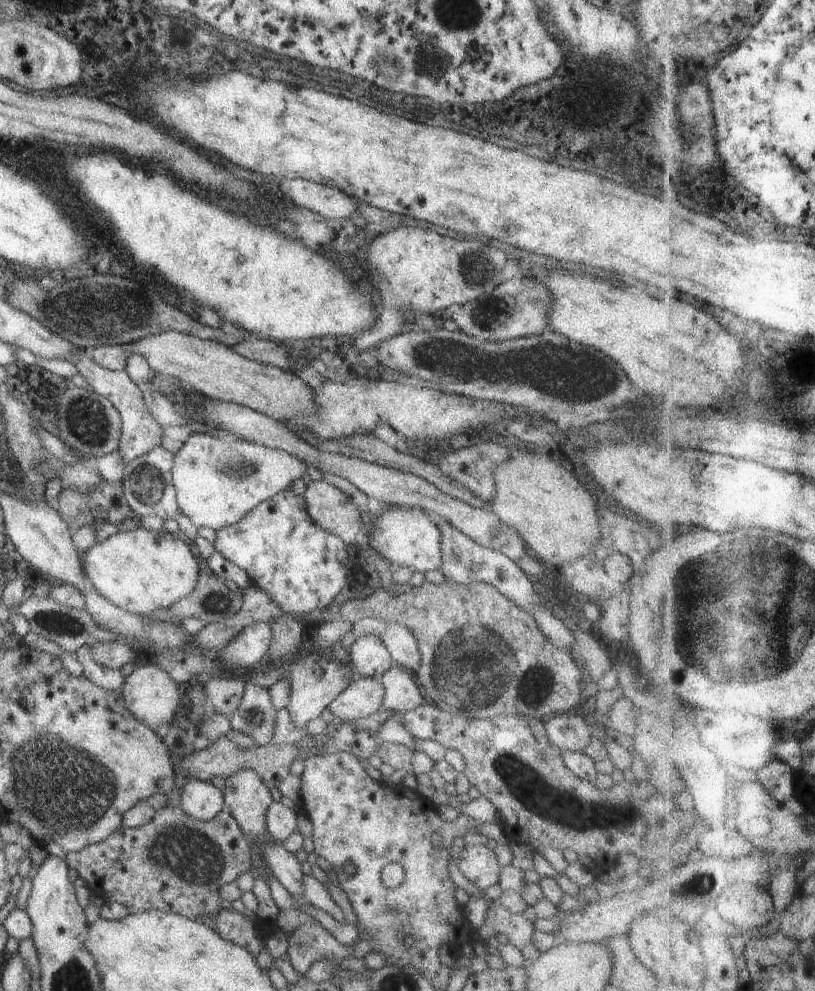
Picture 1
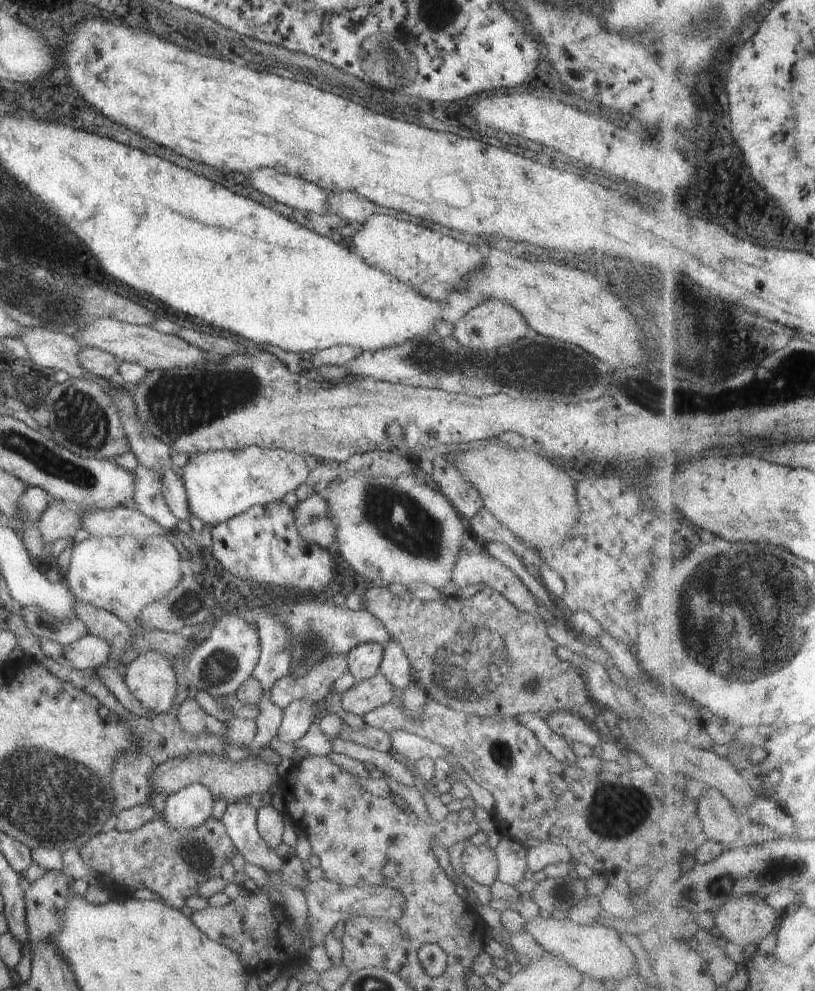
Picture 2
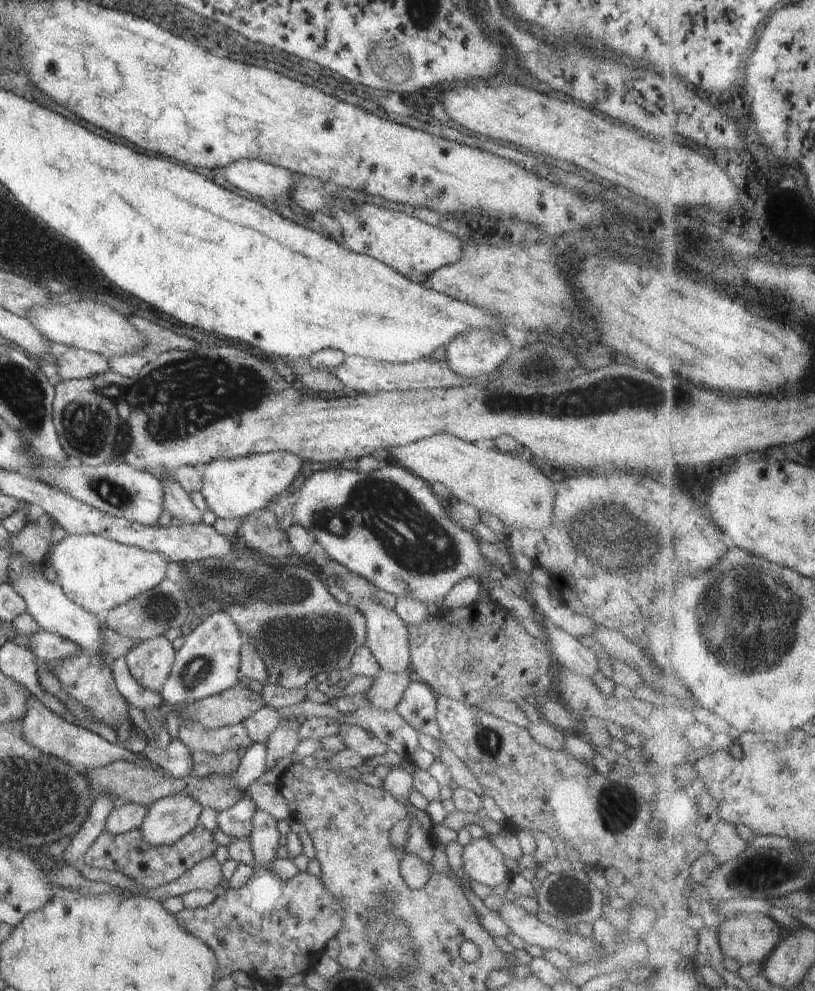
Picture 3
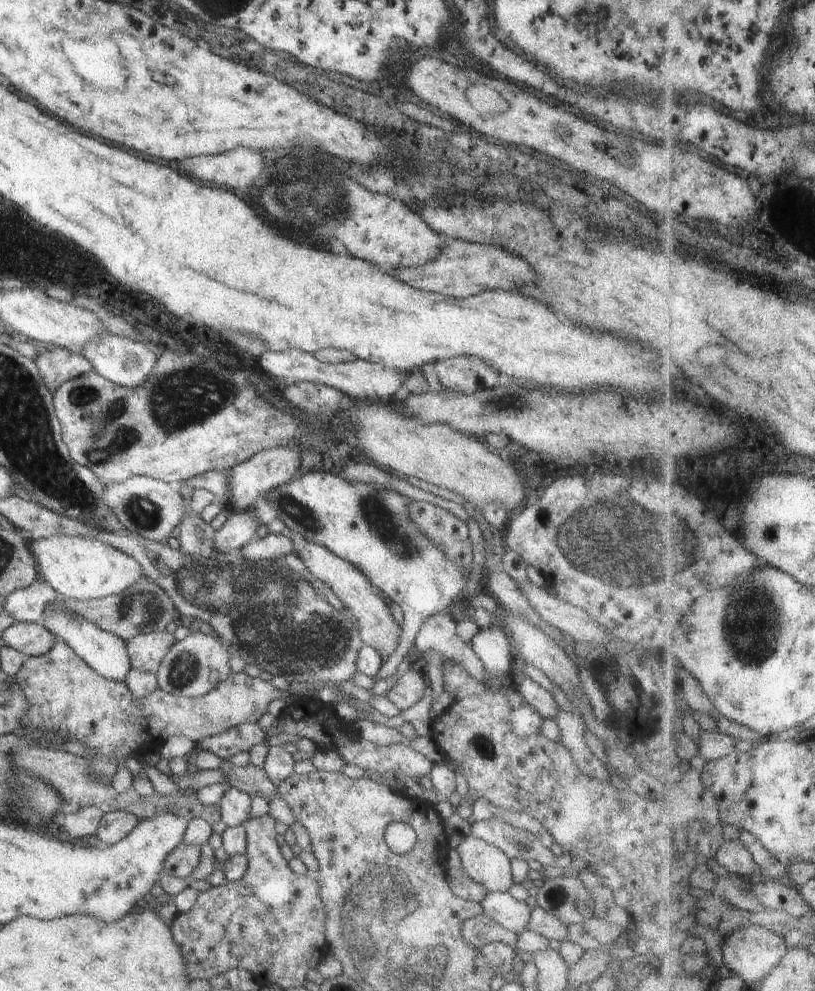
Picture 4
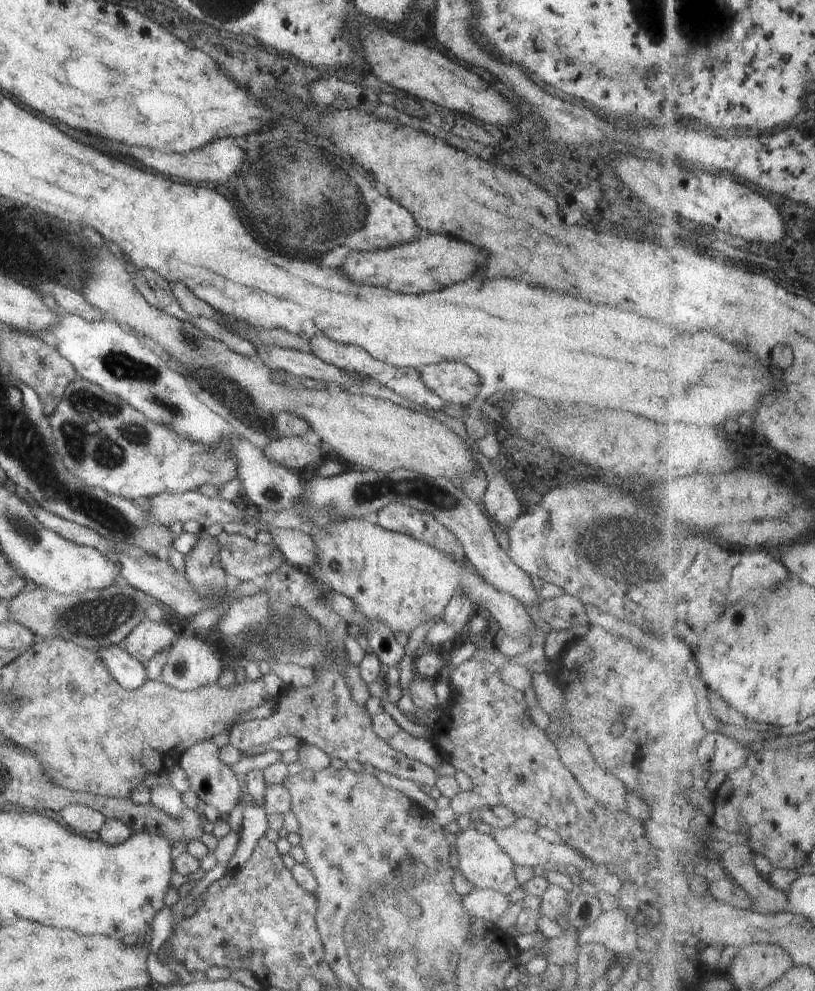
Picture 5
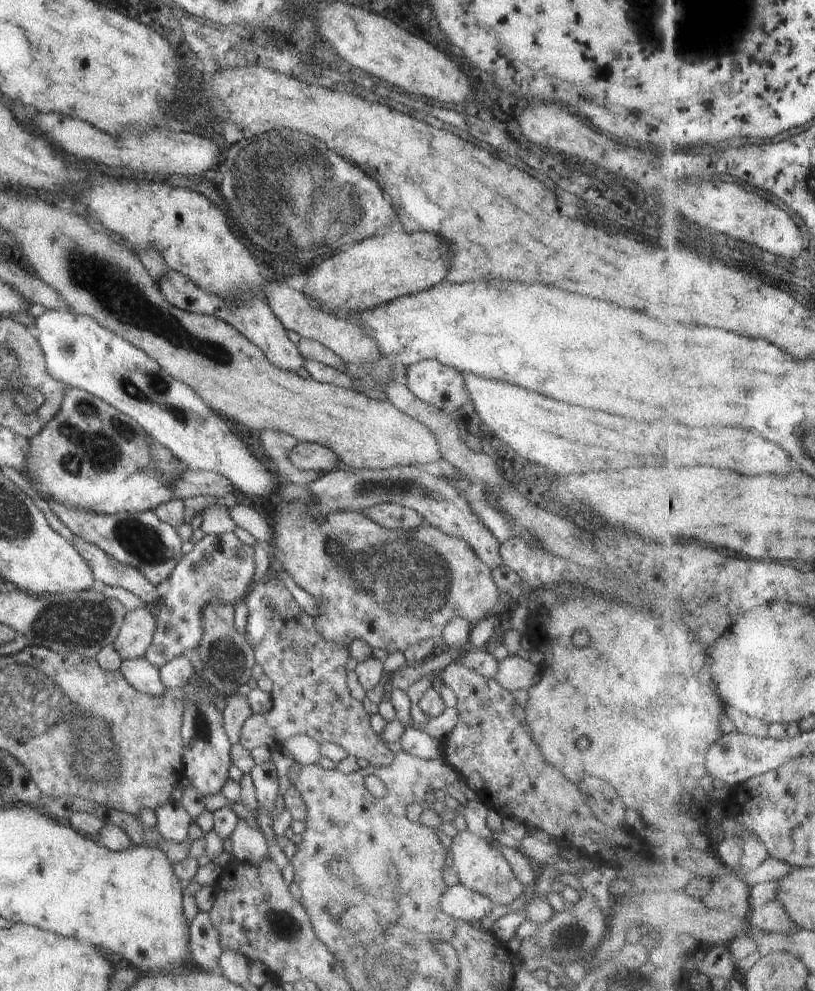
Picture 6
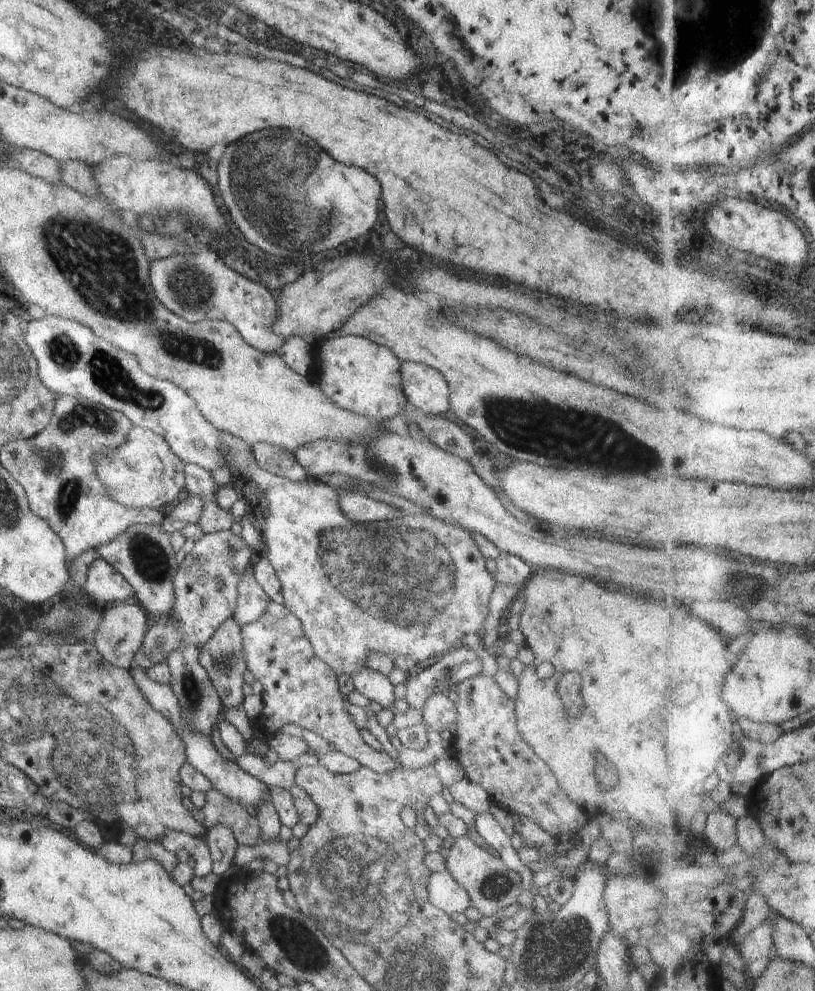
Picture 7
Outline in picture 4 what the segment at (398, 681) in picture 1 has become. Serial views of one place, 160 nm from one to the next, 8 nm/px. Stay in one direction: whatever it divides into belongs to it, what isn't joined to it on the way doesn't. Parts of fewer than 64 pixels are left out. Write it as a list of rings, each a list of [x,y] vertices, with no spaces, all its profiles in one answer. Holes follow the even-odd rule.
[[[308,538],[303,539],[303,548],[296,555],[304,562],[308,570],[317,579],[326,584],[348,607],[349,616],[354,619],[359,629],[358,633],[363,645],[372,646],[380,654],[381,661],[386,662],[392,656],[392,652],[398,648],[400,634],[402,634],[402,627],[391,615],[388,601],[360,571],[356,570],[352,564],[346,562],[344,558],[336,556],[332,550],[322,544],[318,544],[318,542],[312,542]]]

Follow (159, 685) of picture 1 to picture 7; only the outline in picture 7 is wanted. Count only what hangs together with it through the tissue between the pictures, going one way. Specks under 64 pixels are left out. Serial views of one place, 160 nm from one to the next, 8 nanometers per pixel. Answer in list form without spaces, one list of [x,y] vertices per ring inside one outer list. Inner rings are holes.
[[[135,600],[114,603],[105,607],[102,611],[102,622],[100,622],[98,632],[96,632],[96,637],[94,638],[94,644],[98,653],[108,663],[112,663],[113,666],[131,671],[131,667],[134,665],[134,654],[136,654],[140,646],[142,646],[150,623],[151,618]]]

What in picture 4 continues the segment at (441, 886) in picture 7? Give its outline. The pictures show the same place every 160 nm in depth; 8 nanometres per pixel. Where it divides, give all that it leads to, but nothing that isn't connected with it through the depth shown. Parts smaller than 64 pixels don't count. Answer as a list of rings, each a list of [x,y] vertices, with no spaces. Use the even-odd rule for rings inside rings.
[[[488,892],[480,902],[482,913],[517,936],[526,931],[531,909],[525,902],[514,899],[509,892]]]

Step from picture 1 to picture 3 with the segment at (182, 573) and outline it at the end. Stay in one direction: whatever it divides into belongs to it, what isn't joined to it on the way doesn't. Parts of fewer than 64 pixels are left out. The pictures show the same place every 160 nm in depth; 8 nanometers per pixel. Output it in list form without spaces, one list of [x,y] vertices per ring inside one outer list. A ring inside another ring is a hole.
[[[68,535],[53,544],[46,558],[46,565],[52,565],[58,575],[57,584],[64,594],[79,607],[94,614],[100,623],[107,612],[136,596],[156,588],[166,579],[168,561],[158,552],[128,546],[100,535]]]

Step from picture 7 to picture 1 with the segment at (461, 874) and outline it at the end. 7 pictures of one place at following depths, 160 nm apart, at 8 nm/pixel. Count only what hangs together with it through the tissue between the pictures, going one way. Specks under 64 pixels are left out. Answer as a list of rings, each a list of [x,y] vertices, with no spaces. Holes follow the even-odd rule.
[[[483,843],[467,844],[457,862],[461,874],[481,891],[499,882],[501,866],[496,853]]]

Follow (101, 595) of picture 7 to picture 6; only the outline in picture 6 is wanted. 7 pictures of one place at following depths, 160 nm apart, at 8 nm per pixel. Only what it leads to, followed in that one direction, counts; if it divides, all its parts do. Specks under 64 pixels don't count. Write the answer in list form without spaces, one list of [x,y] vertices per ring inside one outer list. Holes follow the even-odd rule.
[[[74,535],[71,543],[78,554],[87,560],[96,580],[110,586],[121,586],[138,596],[145,604],[157,602],[161,598],[159,590],[164,586],[157,587],[152,584],[141,570],[122,564],[95,544],[86,542],[82,537]]]

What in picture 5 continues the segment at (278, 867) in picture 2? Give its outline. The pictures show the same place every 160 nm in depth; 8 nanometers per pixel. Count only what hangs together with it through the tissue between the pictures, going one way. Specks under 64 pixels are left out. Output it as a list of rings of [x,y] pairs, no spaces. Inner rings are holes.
[[[210,741],[196,743],[193,747],[188,748],[186,752],[182,753],[178,763],[180,768],[186,771],[191,790],[196,794],[197,798],[206,804],[214,806],[220,815],[229,816],[230,812],[240,802],[240,777],[229,766],[220,762],[218,749]]]

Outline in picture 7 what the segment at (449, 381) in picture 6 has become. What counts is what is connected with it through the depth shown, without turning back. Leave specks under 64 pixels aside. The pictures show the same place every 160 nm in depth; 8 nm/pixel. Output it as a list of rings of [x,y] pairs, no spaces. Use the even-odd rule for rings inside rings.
[[[402,362],[401,387],[410,408],[418,413],[443,416],[451,410],[448,383],[442,373],[431,366]]]

